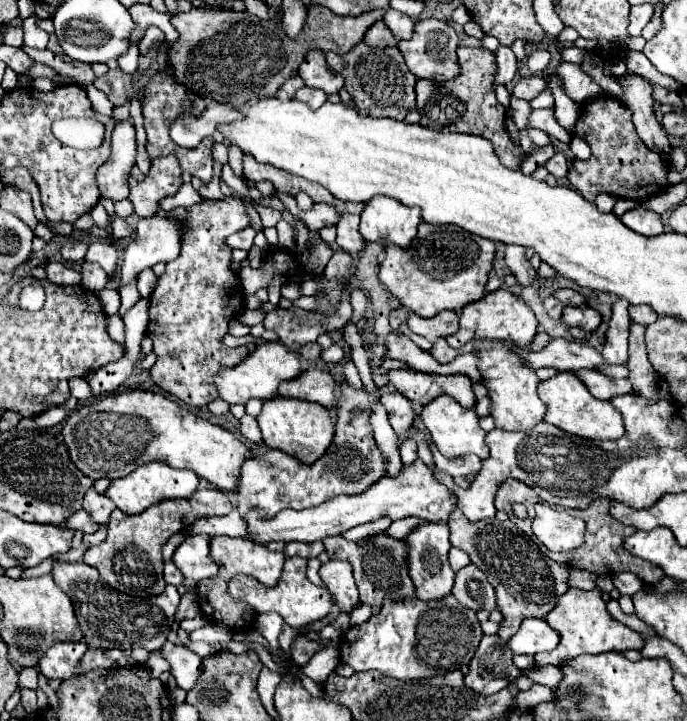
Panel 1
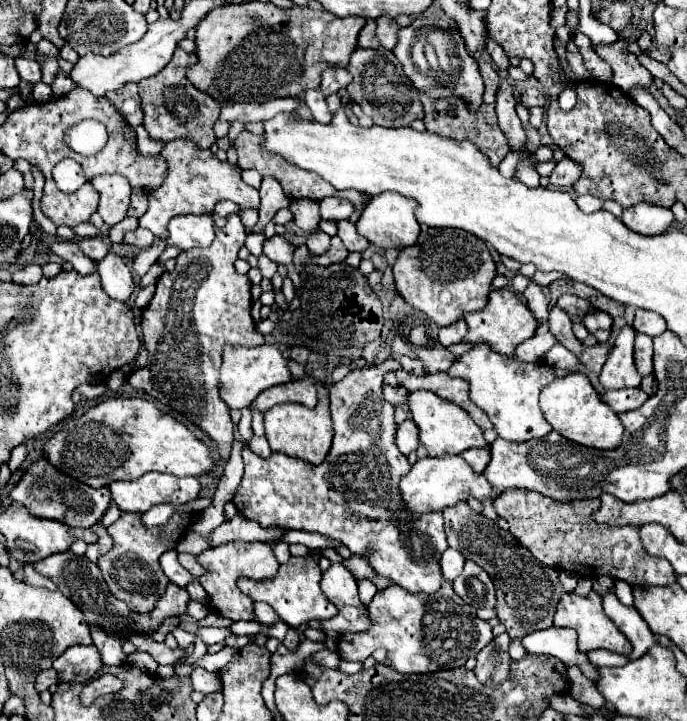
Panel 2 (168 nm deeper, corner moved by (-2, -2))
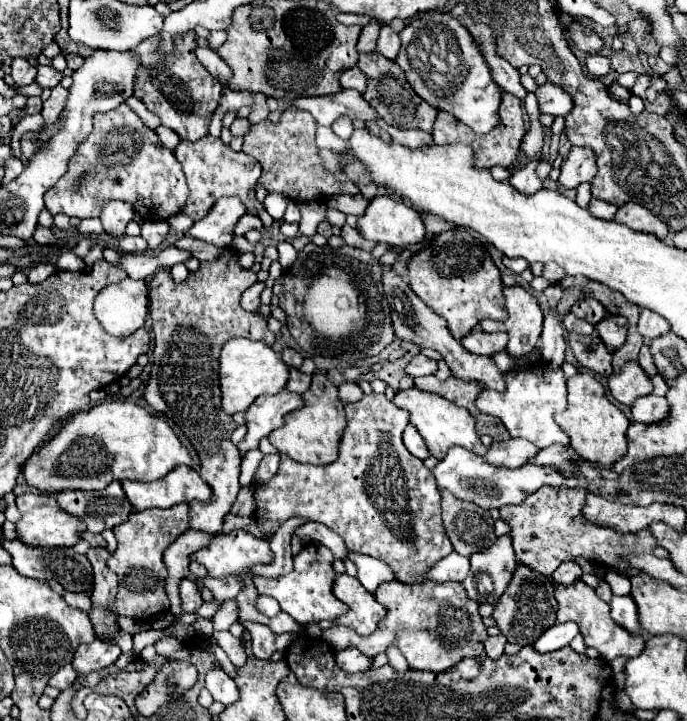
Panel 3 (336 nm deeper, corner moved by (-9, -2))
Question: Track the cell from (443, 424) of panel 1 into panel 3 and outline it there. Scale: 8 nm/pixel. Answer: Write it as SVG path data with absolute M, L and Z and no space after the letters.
M417 387L405 389L405 391L397 391L395 397L393 397L393 403L411 413L411 423L415 425L419 435L425 439L425 443L427 443L427 447L429 447L433 457L443 459L445 453L453 445L465 447L469 451L475 451L477 455L485 455L487 453L487 447L481 443L479 435L475 433L475 419L467 409L457 407L455 403L451 403L451 401L447 401L447 399L435 395L435 393L425 393L421 389L417 389Z

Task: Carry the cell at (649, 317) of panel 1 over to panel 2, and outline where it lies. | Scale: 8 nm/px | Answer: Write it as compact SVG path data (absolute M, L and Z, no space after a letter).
M636 309L632 327L634 327L634 331L638 331L638 333L646 333L646 335L650 335L650 337L656 337L656 335L660 335L660 333L666 329L666 321L664 321L658 313L654 313L654 311Z

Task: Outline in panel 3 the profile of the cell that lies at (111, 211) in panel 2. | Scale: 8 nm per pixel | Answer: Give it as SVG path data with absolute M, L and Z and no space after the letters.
M111 201L105 205L103 213L101 213L101 223L103 223L103 231L111 237L123 237L125 235L125 227L127 223L133 219L135 211L129 203L123 201Z

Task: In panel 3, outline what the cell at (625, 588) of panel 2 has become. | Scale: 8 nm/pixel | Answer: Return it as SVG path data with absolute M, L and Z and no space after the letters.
M607 573L605 581L611 585L613 589L613 595L629 595L629 589L631 589L631 583L627 577L623 575L617 575L617 573Z

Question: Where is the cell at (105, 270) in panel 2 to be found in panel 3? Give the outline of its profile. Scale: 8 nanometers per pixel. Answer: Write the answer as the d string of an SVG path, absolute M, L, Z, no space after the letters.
M123 279L107 285L95 297L95 317L113 337L129 337L145 327L147 317L147 283Z

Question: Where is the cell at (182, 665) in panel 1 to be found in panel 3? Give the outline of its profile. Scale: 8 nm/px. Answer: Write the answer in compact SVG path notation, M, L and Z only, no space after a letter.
M213 669L207 673L205 681L207 681L207 689L215 701L221 701L223 705L233 705L235 699L239 699L237 685L225 671Z

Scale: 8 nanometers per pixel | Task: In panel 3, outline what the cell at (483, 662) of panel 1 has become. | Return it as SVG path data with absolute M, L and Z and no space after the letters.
M497 635L497 637L489 637L485 641L485 653L487 657L491 659L499 659L503 655L503 647L505 647L507 639L503 639L503 635Z

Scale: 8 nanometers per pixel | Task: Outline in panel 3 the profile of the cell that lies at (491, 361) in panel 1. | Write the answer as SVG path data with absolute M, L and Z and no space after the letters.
M535 363L527 369L505 373L505 379L507 379L507 391L503 395L499 395L499 391L483 389L483 395L479 395L479 399L475 401L479 411L501 419L511 437L523 437L533 445L537 445L539 449L547 449L555 443L567 447L569 437L553 419L553 415L557 411L563 411L567 403L567 389L565 389L567 377L563 375L563 371L555 371L545 363Z

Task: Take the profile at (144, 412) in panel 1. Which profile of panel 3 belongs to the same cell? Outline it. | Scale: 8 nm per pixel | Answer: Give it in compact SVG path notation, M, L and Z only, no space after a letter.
M105 401L89 411L79 411L69 417L59 433L55 433L43 447L39 447L27 463L21 465L21 473L27 485L43 491L43 493L57 493L67 489L81 489L81 491L95 491L105 489L111 481L155 481L165 477L175 465L191 465L191 455L177 439L173 429L163 417L155 417L147 413L143 407L131 401Z

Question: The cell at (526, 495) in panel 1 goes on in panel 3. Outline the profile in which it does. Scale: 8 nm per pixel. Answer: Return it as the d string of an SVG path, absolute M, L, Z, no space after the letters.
M541 487L539 491L531 493L523 503L501 507L501 519L511 527L513 547L519 563L527 565L529 569L549 577L555 567L563 561L573 561L575 557L585 557L589 561L597 559L605 565L617 567L625 573L631 569L623 559L619 559L625 553L631 551L643 551L653 553L657 557L667 557L669 553L657 543L651 529L643 529L639 533L619 533L611 527L593 525L587 519L583 519L581 507L585 503L587 491L581 489L557 489L557 487Z

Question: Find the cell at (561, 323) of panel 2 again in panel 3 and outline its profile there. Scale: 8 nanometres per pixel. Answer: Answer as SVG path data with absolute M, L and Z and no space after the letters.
M597 333L593 335L569 335L569 347L577 359L577 363L593 373L599 373L603 377L613 375L613 365L611 365L611 351L605 347L605 343L599 339Z

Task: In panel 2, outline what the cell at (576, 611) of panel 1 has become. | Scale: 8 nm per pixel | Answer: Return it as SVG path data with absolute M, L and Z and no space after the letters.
M590 591L586 597L580 597L576 593L562 595L556 615L554 615L554 627L574 629L578 633L578 651L582 651L582 653L590 653L596 649L608 649L614 653L628 655L632 651L632 643L628 641L628 637L624 637L624 633L618 631L612 623L612 619L608 619L608 615L604 613L602 597L596 591Z

